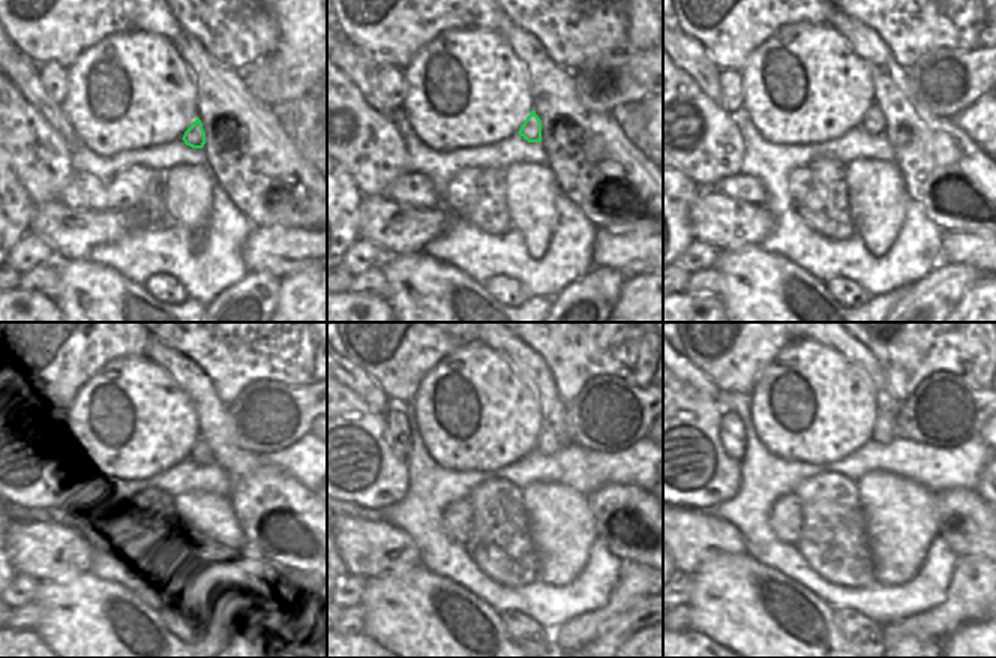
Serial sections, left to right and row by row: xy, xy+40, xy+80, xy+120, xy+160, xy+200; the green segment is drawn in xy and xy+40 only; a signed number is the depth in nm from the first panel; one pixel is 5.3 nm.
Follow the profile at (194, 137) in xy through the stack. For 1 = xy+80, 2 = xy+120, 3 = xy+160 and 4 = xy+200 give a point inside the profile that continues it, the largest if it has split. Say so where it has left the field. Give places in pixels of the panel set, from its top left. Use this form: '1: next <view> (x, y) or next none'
1: next xy+80 (873, 122)
2: next xy+120 (201, 454)
3: next xy+160 (548, 442)
4: next xy+200 (884, 432)

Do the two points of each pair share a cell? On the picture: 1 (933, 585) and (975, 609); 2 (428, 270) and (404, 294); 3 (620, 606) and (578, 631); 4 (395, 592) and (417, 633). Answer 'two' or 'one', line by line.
1: two
2: one
3: one
4: one

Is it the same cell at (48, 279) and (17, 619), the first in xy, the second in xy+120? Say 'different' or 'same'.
same

